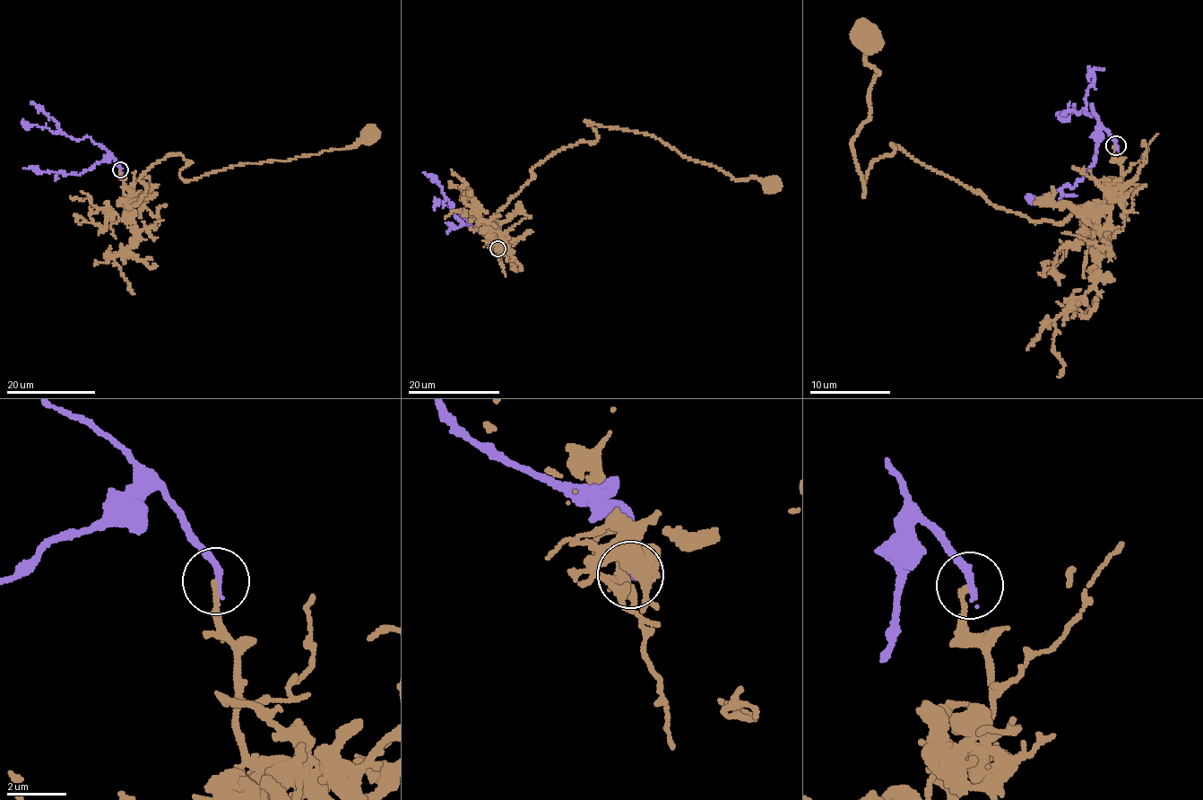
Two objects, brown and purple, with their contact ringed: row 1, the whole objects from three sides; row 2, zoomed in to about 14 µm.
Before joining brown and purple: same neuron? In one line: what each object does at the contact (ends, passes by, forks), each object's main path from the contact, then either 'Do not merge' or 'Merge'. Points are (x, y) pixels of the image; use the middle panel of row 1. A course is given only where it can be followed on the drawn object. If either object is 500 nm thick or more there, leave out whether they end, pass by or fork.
At the ring brown ends. At the ring purple ends. Course of brown: (497, 248), (491, 247), (499, 210), (538, 164), (596, 140), (586, 120), (653, 134), (735, 179), (772, 182). Course of purple: (497, 248), (498, 242), (485, 233), (471, 230), (447, 205), (435, 204), (434, 210). Do not merge

